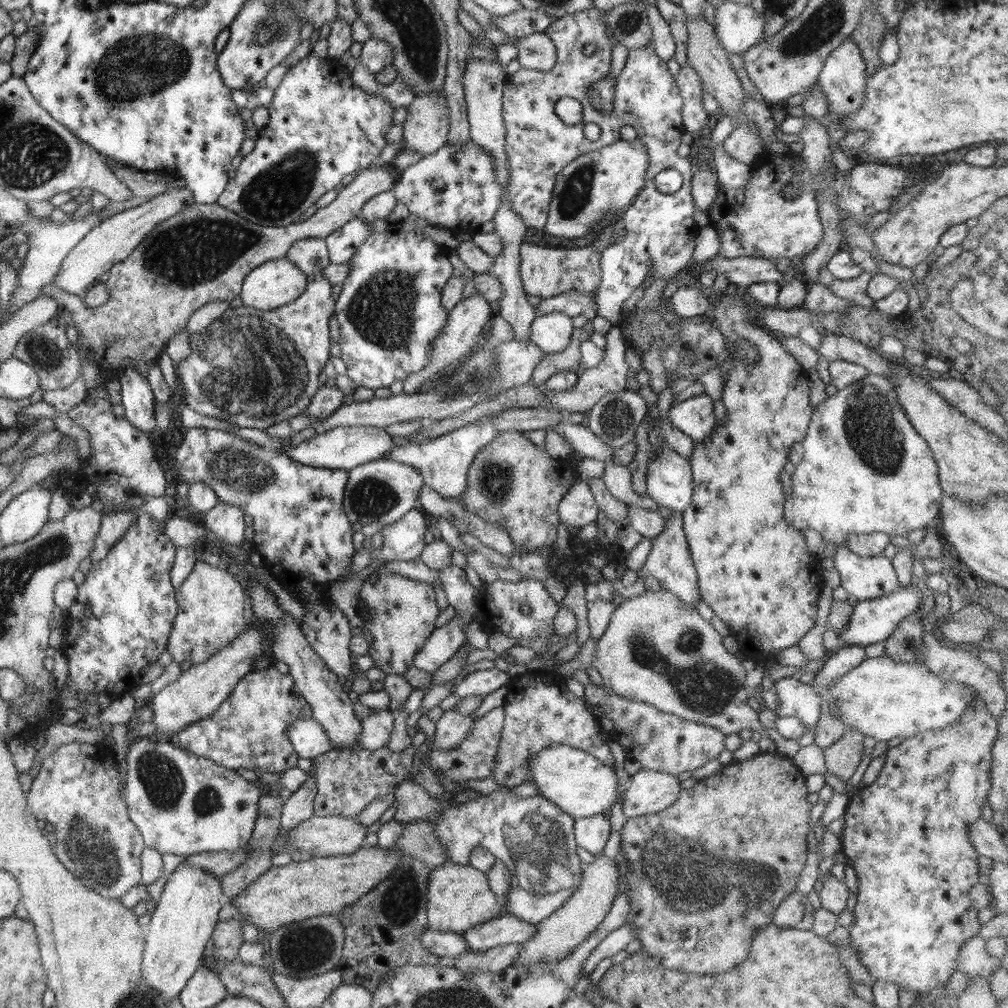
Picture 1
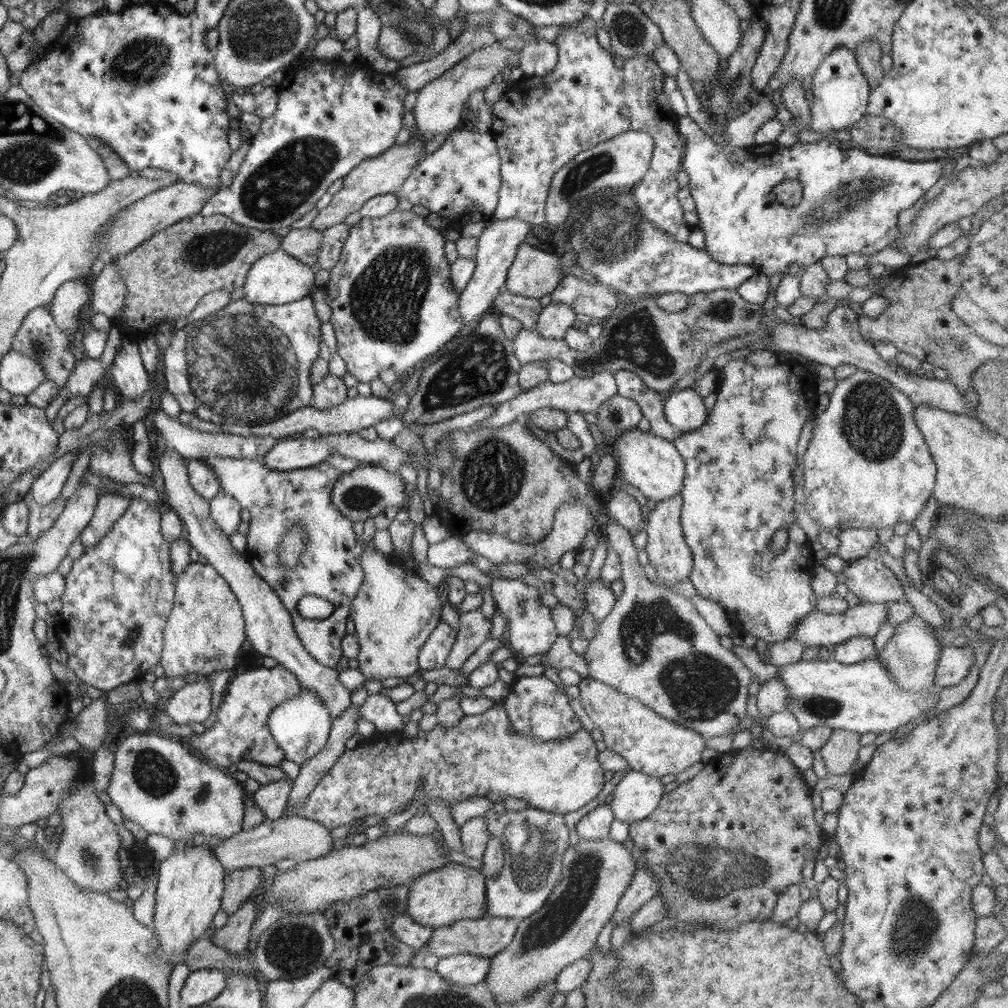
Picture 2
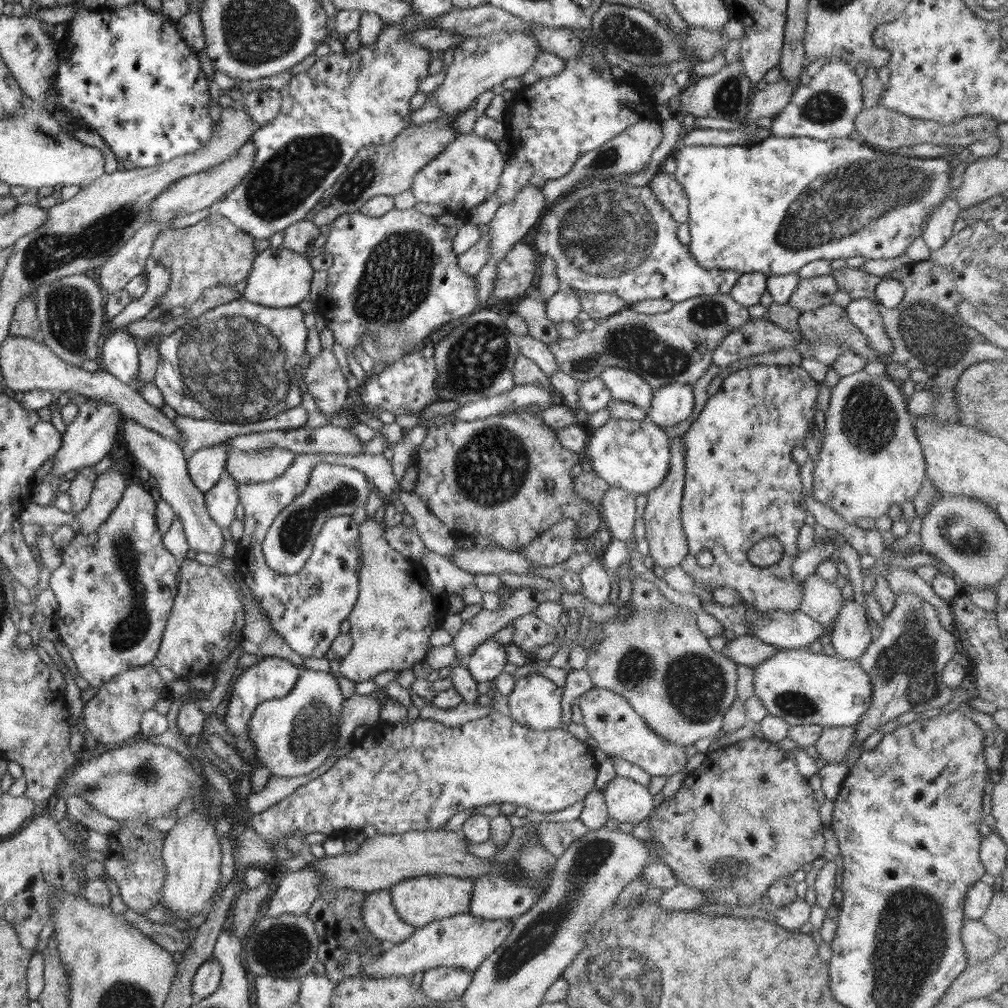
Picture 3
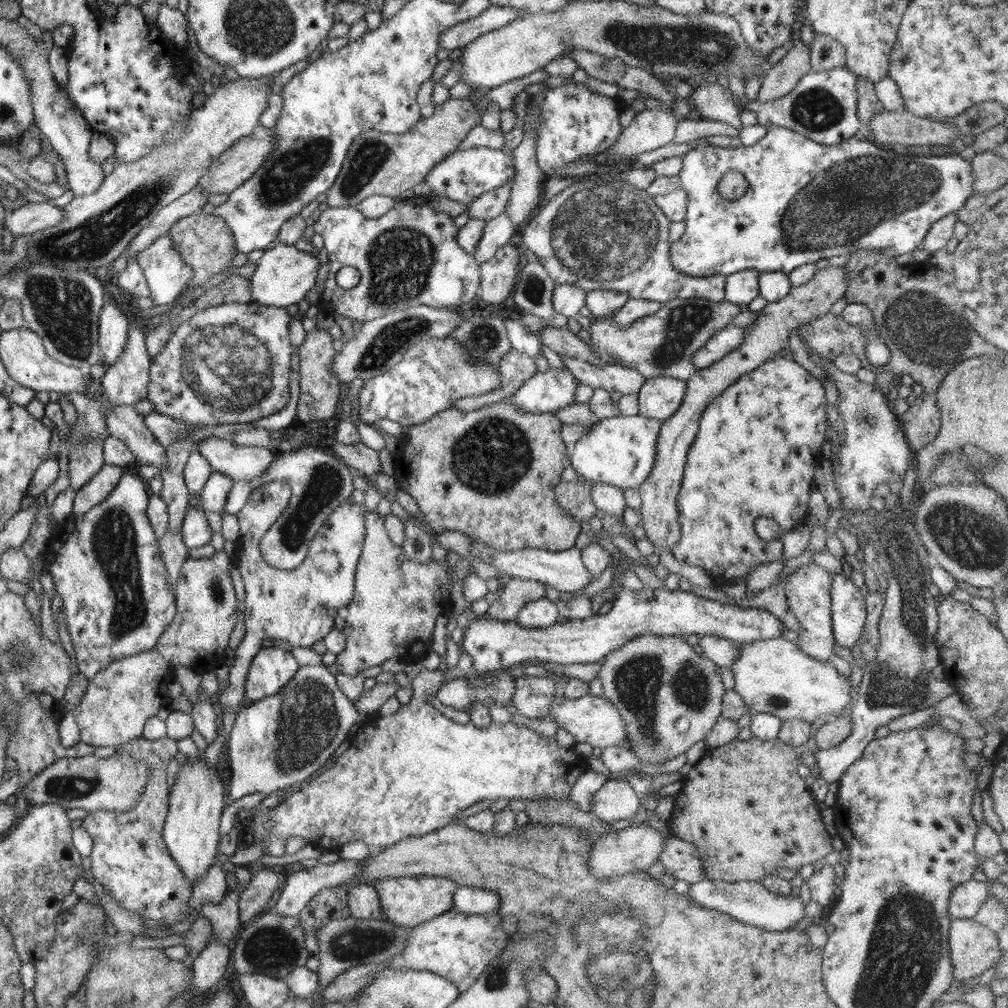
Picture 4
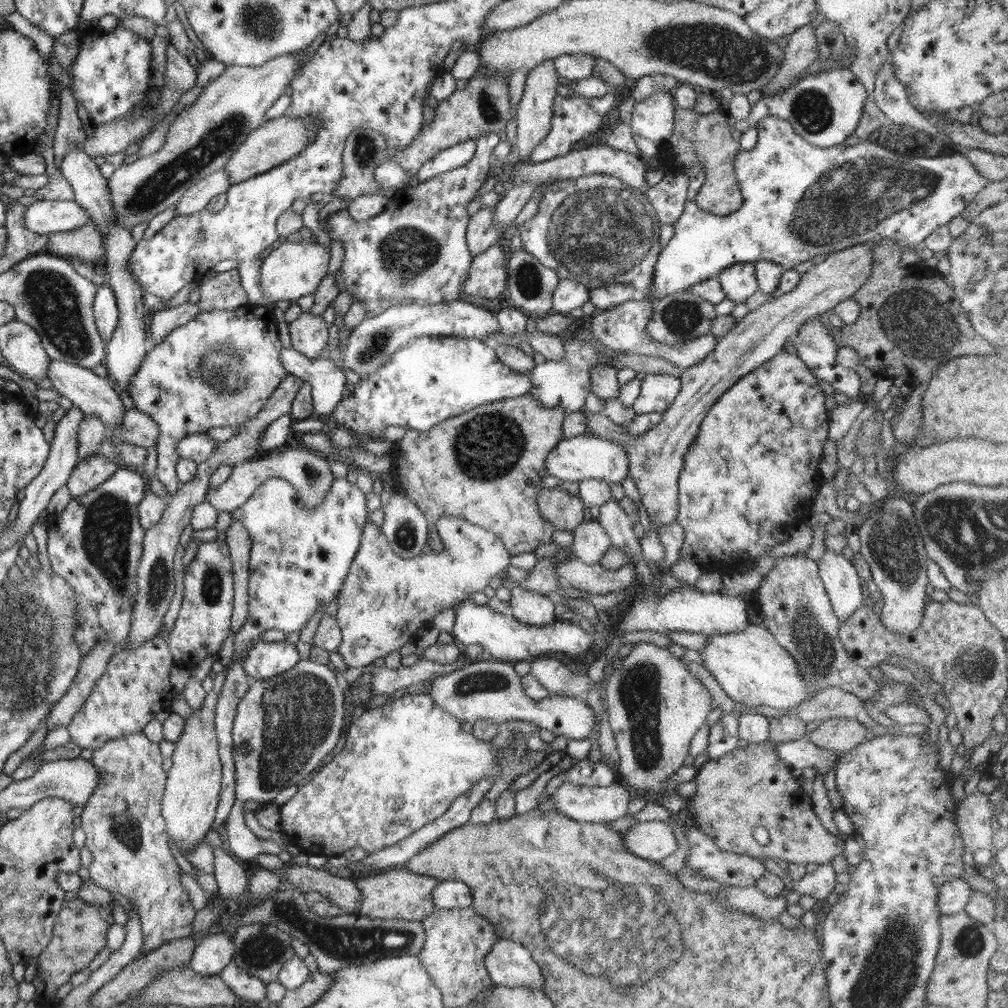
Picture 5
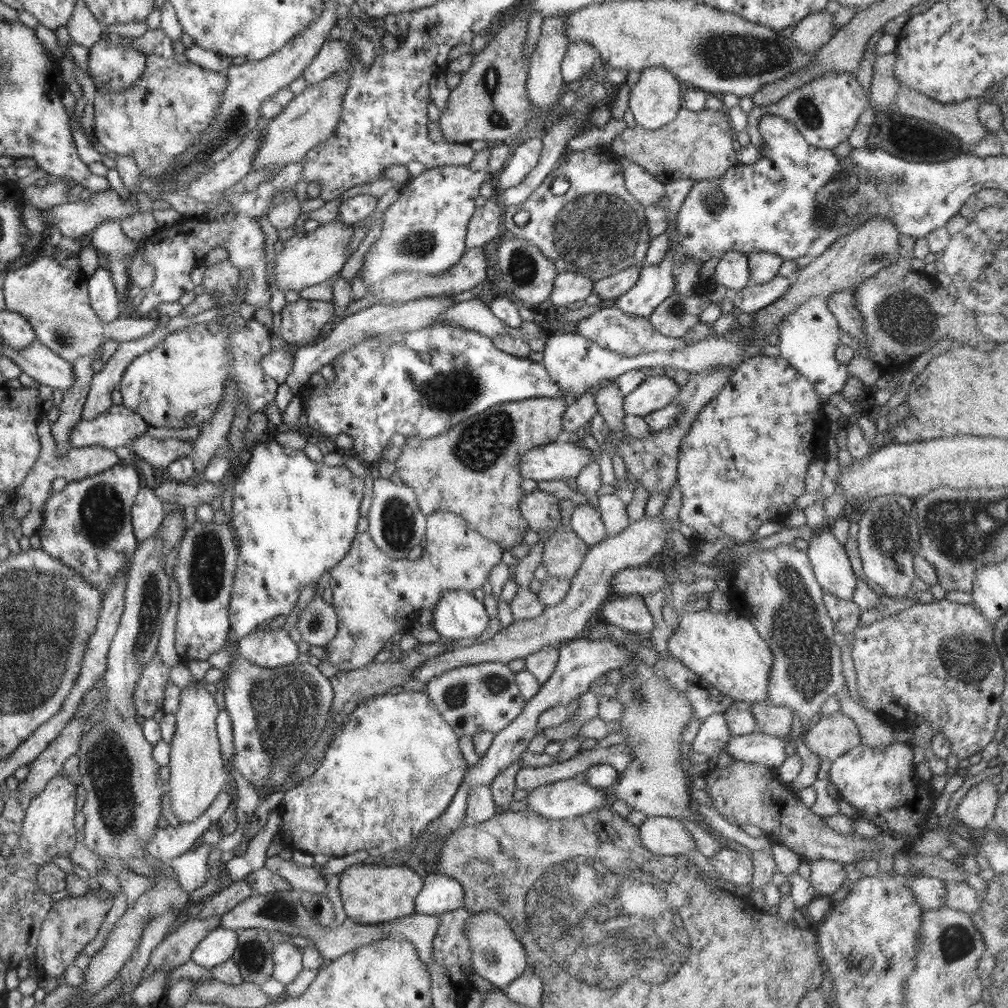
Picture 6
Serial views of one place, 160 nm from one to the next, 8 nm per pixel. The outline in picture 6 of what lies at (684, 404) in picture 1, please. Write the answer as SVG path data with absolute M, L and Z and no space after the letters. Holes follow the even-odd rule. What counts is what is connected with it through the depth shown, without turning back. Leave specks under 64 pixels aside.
M666 375L648 376L634 392L624 397L624 412L634 416L646 416L672 404L680 391L681 386Z

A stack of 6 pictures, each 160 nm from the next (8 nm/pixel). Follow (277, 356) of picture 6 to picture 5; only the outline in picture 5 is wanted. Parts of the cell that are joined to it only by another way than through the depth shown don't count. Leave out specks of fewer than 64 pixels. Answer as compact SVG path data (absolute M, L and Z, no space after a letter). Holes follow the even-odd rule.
M282 347L279 359L289 375L300 377L311 386L313 413L309 418L318 420L333 413L346 388L346 377L332 359L327 354L311 359L292 347Z

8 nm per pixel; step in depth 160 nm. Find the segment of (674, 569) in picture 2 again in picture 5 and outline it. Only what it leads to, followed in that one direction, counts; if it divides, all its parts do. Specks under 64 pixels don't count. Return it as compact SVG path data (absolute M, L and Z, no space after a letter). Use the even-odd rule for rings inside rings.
M868 241L828 254L823 262L801 275L799 283L792 291L772 298L770 302L740 319L717 340L714 350L704 360L682 369L679 393L663 413L662 420L643 435L627 433L623 426L612 422L602 412L585 411L589 434L614 440L627 452L629 474L652 522L662 527L677 521L678 479L684 466L683 456L692 440L697 437L709 408L744 375L776 356L808 319L832 311L838 303L852 298L870 276L873 243L874 241Z

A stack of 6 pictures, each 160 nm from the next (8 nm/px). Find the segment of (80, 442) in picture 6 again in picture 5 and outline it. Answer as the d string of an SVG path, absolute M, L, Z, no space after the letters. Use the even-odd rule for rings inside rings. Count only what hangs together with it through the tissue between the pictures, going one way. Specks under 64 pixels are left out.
M134 408L125 410L121 425L117 429L107 428L105 439L110 434L116 440L130 442L147 449L149 446L156 444L159 428L149 414L144 414Z

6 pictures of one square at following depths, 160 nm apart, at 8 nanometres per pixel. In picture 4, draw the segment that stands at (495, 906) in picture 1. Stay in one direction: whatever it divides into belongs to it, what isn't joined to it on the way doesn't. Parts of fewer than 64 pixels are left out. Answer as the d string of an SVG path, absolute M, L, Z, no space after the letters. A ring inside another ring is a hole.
M426 875L383 878L375 880L371 885L378 891L383 916L388 921L405 928L413 928L452 909L452 897L458 886L448 877Z

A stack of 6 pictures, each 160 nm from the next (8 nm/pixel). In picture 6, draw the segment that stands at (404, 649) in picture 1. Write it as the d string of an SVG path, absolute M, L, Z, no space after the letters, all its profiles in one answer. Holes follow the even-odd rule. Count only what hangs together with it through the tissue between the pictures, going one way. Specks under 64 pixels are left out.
M449 511L434 512L427 517L426 528L427 546L418 560L392 559L376 547L368 532L362 532L354 538L350 552L344 556L344 560L340 560L336 568L329 572L330 588L333 592L331 605L337 612L339 628L334 640L325 646L325 659L338 670L351 671L366 667L373 662L378 652L389 646L390 638L396 632L408 632L418 620L418 614L424 612L424 608L432 610L444 591L454 589L472 593L475 588L480 588L488 581L494 566L502 561L504 550L499 544L492 543L488 538L476 533L459 515Z

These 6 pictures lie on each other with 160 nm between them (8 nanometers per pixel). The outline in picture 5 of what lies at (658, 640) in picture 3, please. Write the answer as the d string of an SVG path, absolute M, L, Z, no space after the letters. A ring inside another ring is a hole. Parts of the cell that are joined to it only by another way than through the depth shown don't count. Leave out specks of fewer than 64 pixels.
M648 641L636 643L634 649L622 659L622 667L610 670L603 681L602 701L607 708L608 722L613 732L620 766L615 768L619 780L633 790L648 790L648 795L662 792L670 778L684 765L690 742L702 724L706 722L710 709L714 708L708 689L690 675L686 661L674 657L668 649Z

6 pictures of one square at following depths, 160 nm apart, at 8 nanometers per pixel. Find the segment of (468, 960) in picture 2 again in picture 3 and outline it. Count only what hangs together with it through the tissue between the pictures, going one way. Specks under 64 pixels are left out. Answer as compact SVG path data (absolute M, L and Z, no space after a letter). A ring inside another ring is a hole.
M438 966L427 970L422 978L422 991L430 1001L460 998L466 992L474 974L468 970Z

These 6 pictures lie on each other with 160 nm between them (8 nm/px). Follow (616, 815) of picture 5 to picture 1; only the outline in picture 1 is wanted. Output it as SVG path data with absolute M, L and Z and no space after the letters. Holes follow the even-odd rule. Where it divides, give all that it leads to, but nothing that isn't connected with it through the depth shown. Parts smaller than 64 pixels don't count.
M640 770L623 793L623 813L629 819L668 808L678 798L681 783L676 775Z

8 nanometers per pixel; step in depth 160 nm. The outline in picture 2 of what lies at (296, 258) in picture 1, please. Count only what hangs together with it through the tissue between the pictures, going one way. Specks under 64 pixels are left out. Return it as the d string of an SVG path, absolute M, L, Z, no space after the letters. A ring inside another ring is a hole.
M312 227L291 229L281 238L281 249L316 271L323 233Z

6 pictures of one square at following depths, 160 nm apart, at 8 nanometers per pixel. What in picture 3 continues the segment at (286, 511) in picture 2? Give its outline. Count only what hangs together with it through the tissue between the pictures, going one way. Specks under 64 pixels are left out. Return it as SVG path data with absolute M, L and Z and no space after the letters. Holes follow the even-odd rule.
M295 454L293 463L280 475L268 482L258 483L236 483L238 496L240 500L241 512L244 512L244 535L237 543L237 554L233 558L236 569L243 580L248 585L251 595L255 598L257 605L270 618L270 623L274 627L274 631L284 639L286 644L296 652L296 654L314 658L324 658L326 652L330 650L332 642L341 634L341 624L347 620L352 607L356 604L359 593L359 576L361 568L360 538L359 525L354 522L351 516L332 516L321 526L321 530L313 544L313 552L306 562L306 565L294 575L280 575L271 570L264 561L262 546L266 538L268 530L274 523L276 516L290 506L298 496L304 494L304 489L308 488L308 479L310 478L314 465L328 462L328 464L339 464L355 468L363 472L370 482L376 486L376 491L384 493L386 496L398 493L405 489L398 484L397 478L393 473L391 461L387 460L383 454L364 454L357 455L326 455L318 454Z

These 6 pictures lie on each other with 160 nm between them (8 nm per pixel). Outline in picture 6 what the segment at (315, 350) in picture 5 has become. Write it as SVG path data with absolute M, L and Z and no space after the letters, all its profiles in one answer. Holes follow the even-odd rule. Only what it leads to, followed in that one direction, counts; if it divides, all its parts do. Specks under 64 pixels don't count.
M301 298L286 303L280 313L282 319L278 334L287 343L294 343L298 347L311 344L333 314L334 303L331 302Z

